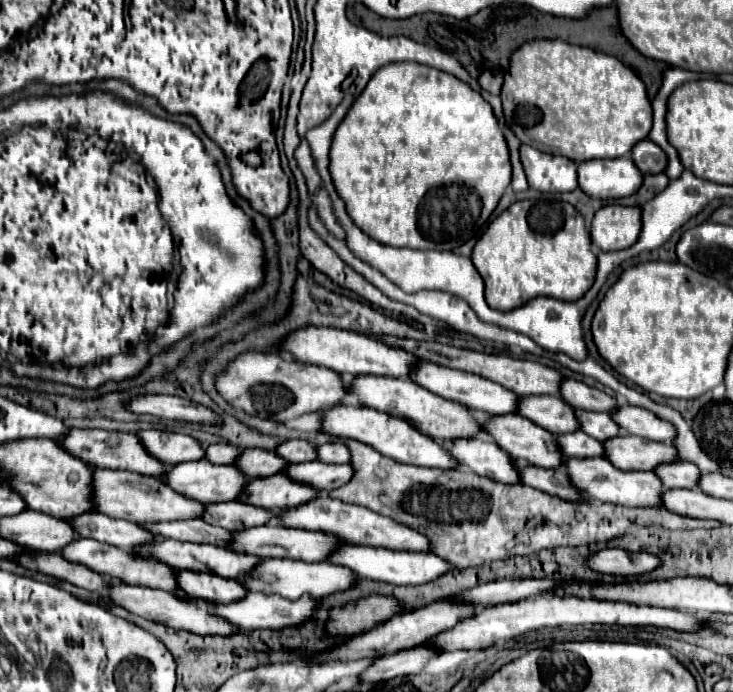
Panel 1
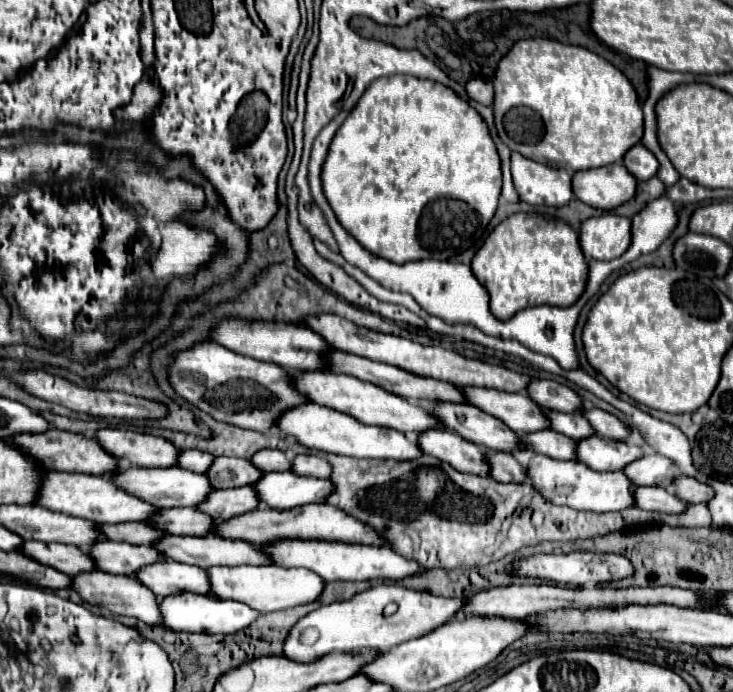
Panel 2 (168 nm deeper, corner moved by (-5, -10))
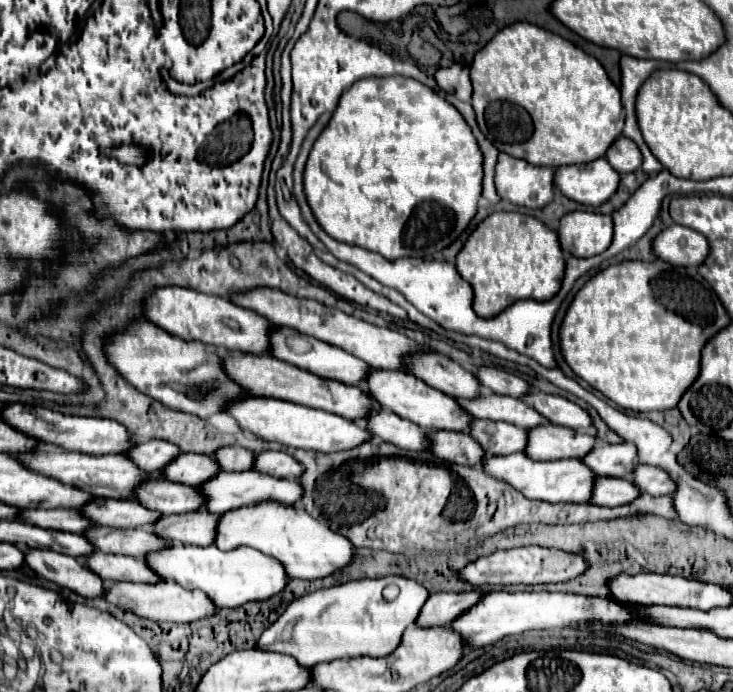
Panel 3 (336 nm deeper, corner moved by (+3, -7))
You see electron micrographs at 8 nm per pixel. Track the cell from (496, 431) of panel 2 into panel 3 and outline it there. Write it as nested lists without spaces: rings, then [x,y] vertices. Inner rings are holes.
[[[376,368],[374,372],[370,372],[370,380],[366,380],[364,390],[382,408],[388,408],[396,416],[418,424],[422,430],[430,430],[430,432],[432,430],[454,430],[454,432],[460,432],[460,430],[466,430],[472,422],[472,416],[466,410],[462,410],[454,400],[450,400],[450,396],[430,388],[422,380],[414,378],[412,374],[406,376],[404,372],[382,372],[380,368]]]

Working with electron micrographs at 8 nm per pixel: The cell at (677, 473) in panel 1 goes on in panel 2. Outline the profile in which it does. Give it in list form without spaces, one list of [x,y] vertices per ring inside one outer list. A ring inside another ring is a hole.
[[[658,453],[646,455],[646,457],[630,463],[624,469],[624,473],[630,475],[634,485],[664,487],[664,489],[670,489],[674,485],[674,475],[678,475],[674,463],[670,463],[670,459],[666,459]]]

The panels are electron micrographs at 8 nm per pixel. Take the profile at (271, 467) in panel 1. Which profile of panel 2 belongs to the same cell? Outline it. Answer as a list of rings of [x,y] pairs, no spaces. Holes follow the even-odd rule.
[[[216,457],[206,475],[214,489],[230,489],[242,485],[256,485],[262,477],[262,471],[254,467],[248,459]]]

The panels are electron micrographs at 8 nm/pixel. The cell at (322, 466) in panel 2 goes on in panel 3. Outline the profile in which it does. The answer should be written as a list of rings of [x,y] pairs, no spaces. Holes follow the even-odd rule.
[[[260,452],[254,458],[254,470],[274,478],[300,478],[304,468],[286,452]]]

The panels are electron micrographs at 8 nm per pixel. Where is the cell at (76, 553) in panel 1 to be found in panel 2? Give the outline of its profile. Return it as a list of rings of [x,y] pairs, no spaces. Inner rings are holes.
[[[26,541],[22,545],[22,553],[28,557],[48,565],[56,567],[58,571],[74,577],[82,571],[94,571],[94,559],[78,547],[62,545],[62,543],[42,543],[42,541]]]

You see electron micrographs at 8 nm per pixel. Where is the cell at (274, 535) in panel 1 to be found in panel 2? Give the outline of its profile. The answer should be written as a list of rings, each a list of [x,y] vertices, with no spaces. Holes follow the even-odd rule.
[[[166,535],[154,545],[166,559],[196,565],[202,569],[210,567],[234,567],[234,565],[258,565],[258,563],[274,563],[270,555],[260,549],[256,543],[246,543],[240,539],[220,539],[216,535],[206,535],[206,537],[178,537],[178,535]]]

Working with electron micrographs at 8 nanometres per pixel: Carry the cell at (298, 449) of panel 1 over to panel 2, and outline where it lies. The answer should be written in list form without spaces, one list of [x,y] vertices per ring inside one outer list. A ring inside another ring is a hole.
[[[262,449],[250,459],[258,469],[270,471],[292,471],[292,459],[278,449]]]

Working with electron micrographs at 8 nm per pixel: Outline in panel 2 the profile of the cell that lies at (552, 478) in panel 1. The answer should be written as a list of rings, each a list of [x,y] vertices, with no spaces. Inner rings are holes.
[[[486,453],[490,463],[490,475],[500,483],[524,483],[528,479],[526,467],[522,467],[512,453]]]

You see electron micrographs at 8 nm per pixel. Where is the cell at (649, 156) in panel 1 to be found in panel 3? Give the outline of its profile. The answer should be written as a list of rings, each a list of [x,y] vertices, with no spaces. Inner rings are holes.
[[[618,136],[618,140],[614,140],[614,144],[606,152],[606,160],[618,174],[634,172],[642,166],[642,154],[638,146],[626,136]]]

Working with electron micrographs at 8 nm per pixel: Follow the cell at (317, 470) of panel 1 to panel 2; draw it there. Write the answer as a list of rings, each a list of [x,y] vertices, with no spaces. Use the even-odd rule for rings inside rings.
[[[266,473],[256,485],[258,497],[268,507],[292,509],[306,503],[322,503],[334,491],[334,483],[330,479],[316,479],[286,473]]]

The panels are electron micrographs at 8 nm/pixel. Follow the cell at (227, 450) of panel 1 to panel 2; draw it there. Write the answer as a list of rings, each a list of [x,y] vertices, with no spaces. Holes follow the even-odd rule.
[[[198,449],[182,451],[178,457],[178,467],[184,467],[194,473],[206,473],[210,469],[210,463],[214,463],[214,457],[210,453],[198,451]]]

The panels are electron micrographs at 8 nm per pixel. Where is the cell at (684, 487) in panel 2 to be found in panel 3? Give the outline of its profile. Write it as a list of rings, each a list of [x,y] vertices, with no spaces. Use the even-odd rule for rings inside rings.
[[[636,464],[632,476],[634,476],[636,488],[640,488],[640,492],[646,492],[652,496],[672,494],[676,490],[676,484],[670,480],[670,476],[662,468]]]

